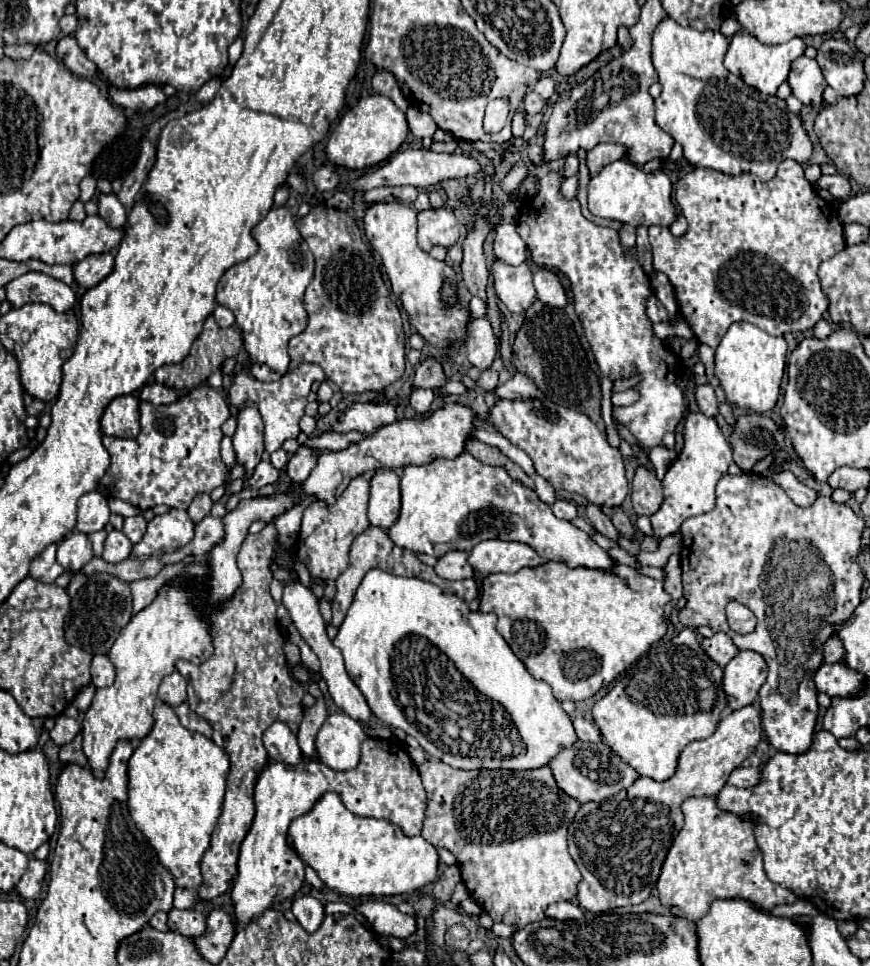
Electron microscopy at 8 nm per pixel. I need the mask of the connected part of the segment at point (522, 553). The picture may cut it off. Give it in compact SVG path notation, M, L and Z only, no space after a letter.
M483 541L469 553L469 563L483 575L491 573L517 573L523 567L539 567L545 561L533 547L517 541Z

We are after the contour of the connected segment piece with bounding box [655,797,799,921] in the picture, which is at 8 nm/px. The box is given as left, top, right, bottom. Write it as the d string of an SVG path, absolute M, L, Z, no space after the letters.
M691 797L681 805L681 811L685 825L673 839L655 885L661 905L679 907L687 921L699 921L715 899L743 899L759 911L771 911L775 905L791 905L799 899L795 893L767 879L753 835L753 821L741 821L737 815L721 813L715 797Z

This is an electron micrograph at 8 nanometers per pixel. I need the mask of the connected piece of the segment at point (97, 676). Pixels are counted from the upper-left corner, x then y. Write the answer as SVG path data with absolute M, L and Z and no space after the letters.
M95 655L91 663L91 677L95 687L109 687L115 679L115 665L107 655Z

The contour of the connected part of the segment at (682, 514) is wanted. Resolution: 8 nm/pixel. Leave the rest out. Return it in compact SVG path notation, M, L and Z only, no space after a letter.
M687 413L685 417L685 447L681 451L681 455L673 461L673 465L669 467L669 471L665 473L663 479L663 505L659 507L657 513L651 515L651 523L653 523L653 531L657 537L667 537L679 531L681 523L693 515L699 515L701 511L711 511L715 507L715 485L717 481L727 473L727 467L733 463L731 457L731 447L725 441L719 425L715 419L705 417L703 413Z

